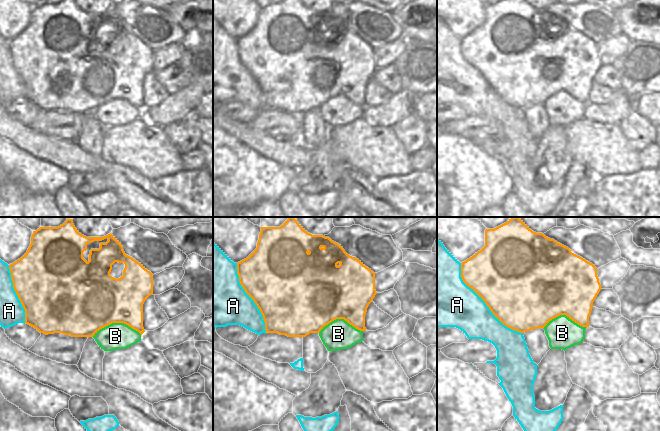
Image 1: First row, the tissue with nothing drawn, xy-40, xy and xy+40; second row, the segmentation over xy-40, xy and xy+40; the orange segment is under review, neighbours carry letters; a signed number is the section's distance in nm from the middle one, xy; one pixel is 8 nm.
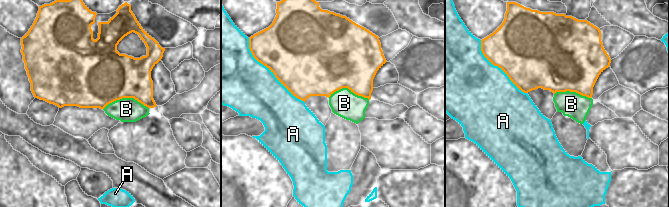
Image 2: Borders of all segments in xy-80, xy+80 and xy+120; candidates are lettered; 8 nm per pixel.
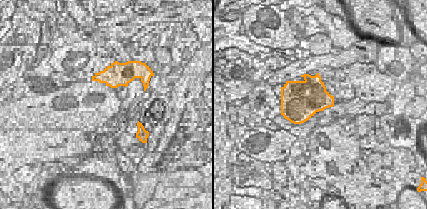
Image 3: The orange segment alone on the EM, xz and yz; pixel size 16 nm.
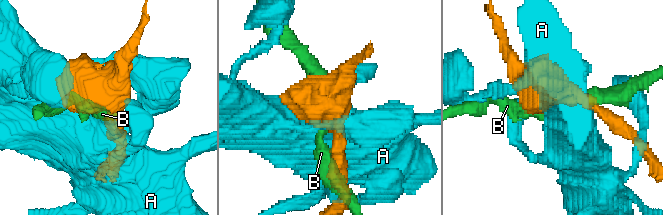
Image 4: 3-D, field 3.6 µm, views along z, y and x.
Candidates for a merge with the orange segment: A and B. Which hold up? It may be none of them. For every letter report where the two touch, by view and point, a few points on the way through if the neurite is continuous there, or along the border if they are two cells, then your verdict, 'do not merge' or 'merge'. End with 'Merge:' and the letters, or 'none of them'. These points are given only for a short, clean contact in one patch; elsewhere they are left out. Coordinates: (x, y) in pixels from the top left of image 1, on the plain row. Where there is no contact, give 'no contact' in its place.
A: meets orange in xy+40 at (485, 79); do not merge
B: meets orange in xy-40 at (116, 98); do not merge
Merge: none of them

